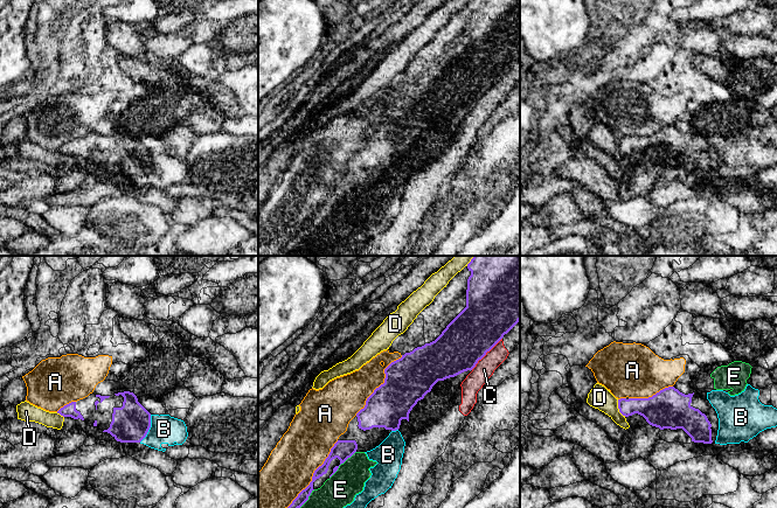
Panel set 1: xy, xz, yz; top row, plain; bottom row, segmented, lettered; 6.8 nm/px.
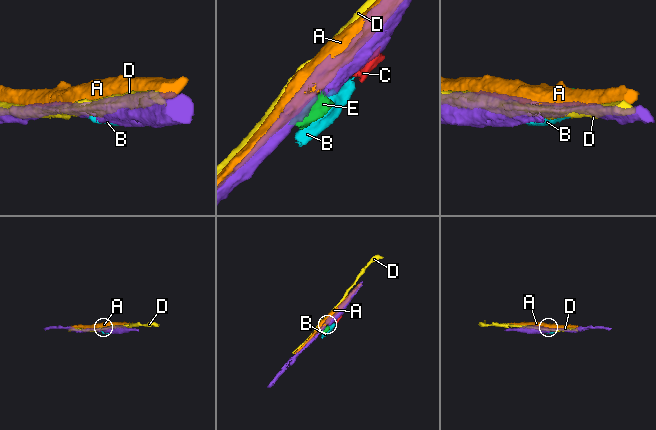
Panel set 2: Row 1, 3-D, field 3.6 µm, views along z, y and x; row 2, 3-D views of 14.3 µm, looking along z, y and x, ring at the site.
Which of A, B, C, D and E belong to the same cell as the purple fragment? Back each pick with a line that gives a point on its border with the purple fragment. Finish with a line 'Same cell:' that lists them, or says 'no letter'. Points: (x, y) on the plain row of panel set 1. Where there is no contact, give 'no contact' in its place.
Same cell: no letter

